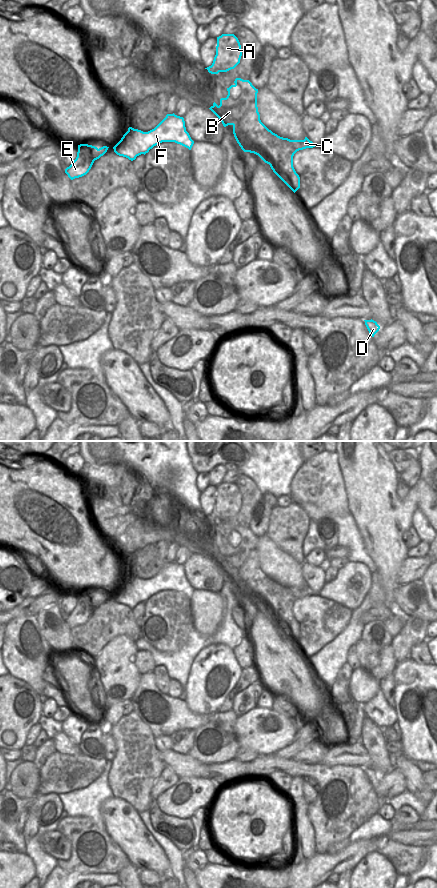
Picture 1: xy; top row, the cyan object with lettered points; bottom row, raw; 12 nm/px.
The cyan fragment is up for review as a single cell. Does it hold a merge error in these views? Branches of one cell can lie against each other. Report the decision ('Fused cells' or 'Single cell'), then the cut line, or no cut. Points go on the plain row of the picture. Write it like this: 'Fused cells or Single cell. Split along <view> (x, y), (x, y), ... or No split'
Fused cells. Split along xy (256, 548), (233, 573)

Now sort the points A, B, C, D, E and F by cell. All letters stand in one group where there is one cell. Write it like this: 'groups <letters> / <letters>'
groups A B / C D E F

